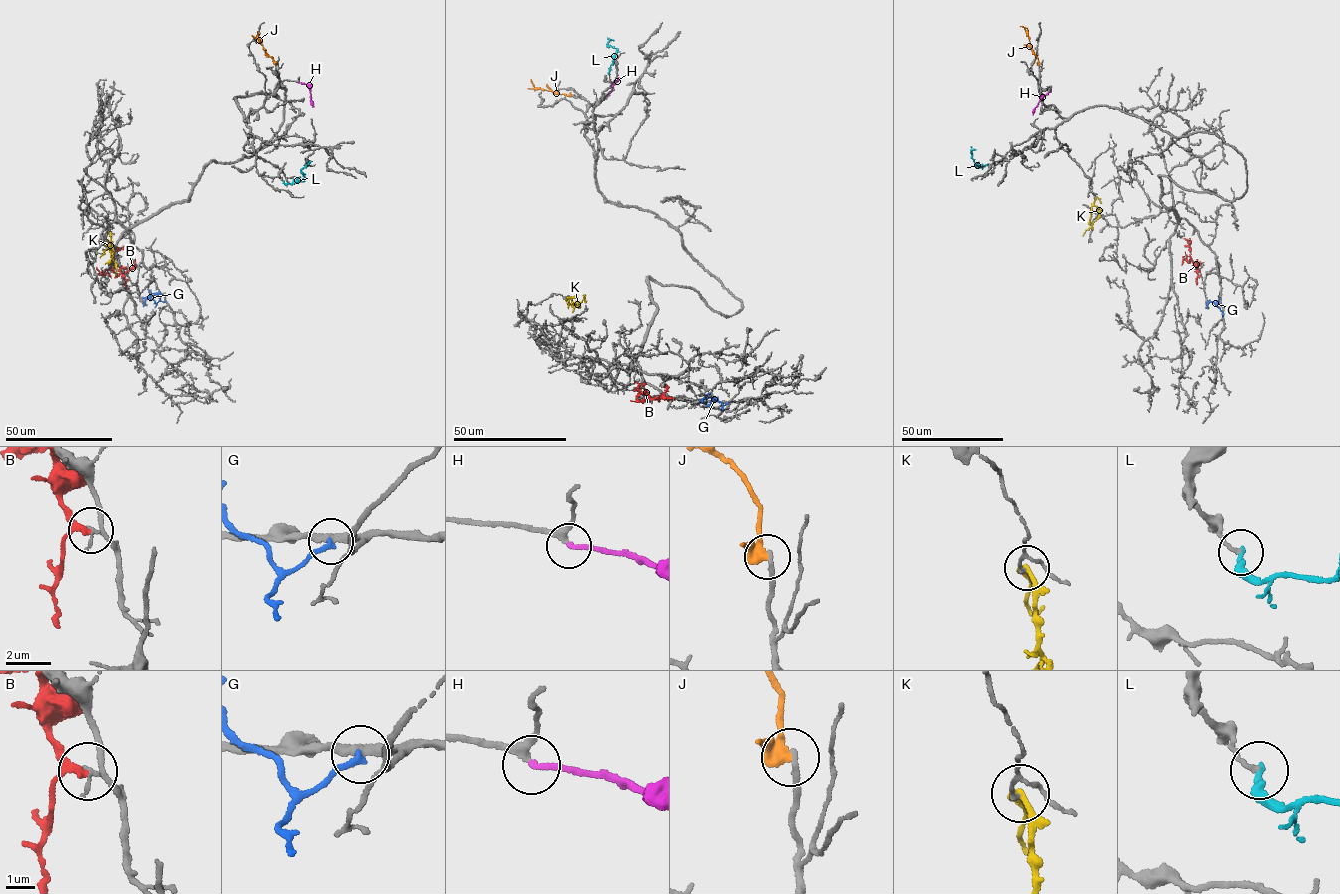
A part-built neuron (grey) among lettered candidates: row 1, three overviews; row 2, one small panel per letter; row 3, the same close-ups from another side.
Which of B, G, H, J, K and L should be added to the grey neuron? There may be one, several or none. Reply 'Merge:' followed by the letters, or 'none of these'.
Merge: H, J

